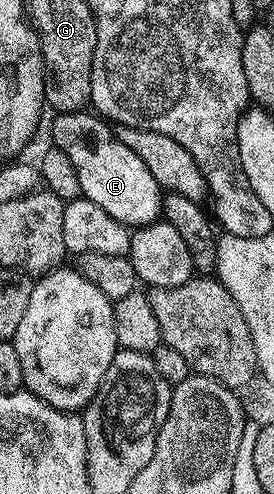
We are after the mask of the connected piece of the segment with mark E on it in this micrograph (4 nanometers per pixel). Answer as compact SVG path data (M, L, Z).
M84 110L62 111L52 117L52 146L63 149L63 153L71 157L71 165L75 165L75 173L79 173L84 198L95 201L99 209L107 209L115 221L130 229L158 222L162 214L161 186L151 177L151 169L117 139L114 128L102 116Z

